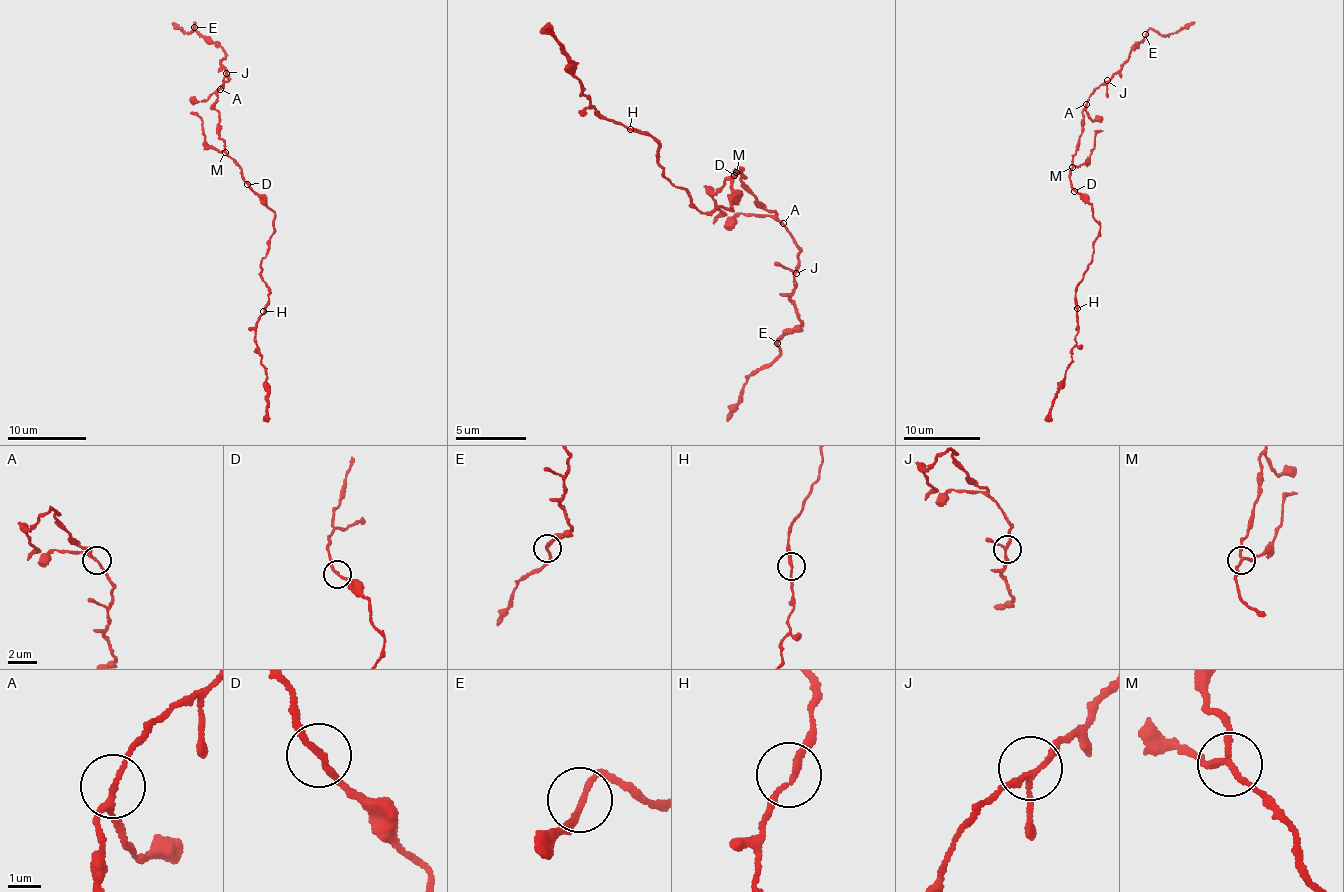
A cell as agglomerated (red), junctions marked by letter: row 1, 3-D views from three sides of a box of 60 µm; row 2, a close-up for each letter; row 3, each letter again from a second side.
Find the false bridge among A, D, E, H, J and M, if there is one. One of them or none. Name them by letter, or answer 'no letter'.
M

